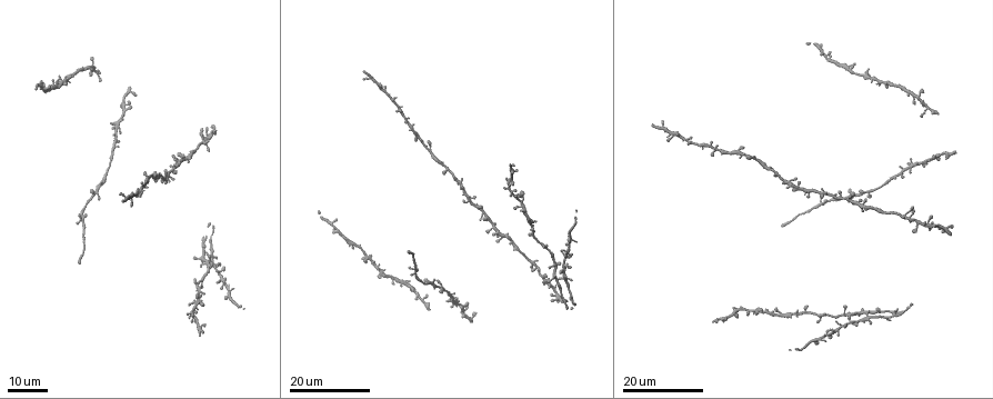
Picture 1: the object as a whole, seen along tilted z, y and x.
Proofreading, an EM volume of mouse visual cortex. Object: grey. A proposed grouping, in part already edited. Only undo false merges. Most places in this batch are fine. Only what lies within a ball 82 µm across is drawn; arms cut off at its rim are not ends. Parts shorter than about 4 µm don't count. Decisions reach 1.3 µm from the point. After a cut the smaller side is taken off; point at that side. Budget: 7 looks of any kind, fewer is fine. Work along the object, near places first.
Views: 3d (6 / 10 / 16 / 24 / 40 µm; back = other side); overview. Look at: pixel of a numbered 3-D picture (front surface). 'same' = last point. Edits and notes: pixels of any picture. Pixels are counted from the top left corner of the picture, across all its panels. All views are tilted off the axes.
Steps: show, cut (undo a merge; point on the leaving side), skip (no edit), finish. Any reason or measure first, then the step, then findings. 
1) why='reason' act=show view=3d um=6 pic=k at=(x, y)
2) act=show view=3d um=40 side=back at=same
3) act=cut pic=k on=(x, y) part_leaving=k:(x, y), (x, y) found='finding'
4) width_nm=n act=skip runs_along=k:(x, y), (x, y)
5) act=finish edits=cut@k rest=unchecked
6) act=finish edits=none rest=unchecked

why='side arm on a straight run' act=show view=3d um=16 pic=1 at=(524, 204)

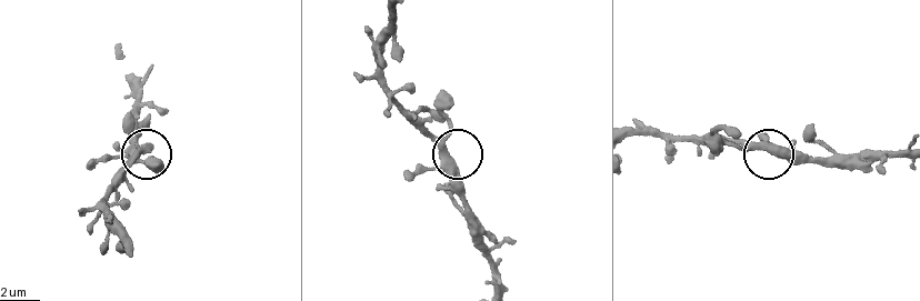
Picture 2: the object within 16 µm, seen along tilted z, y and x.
act=show view=3d um=10 pic=2 at=(767, 146)

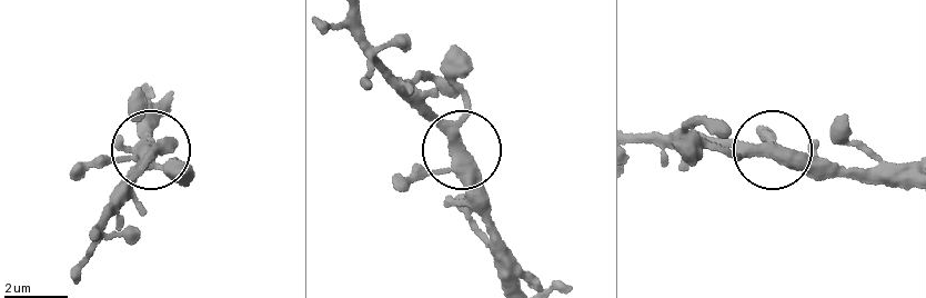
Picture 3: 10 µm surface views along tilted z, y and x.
act=skip found='one neuron here'

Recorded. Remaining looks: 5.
why='a fork' act=show view=3d um=16 pic=1 at=(555, 283)

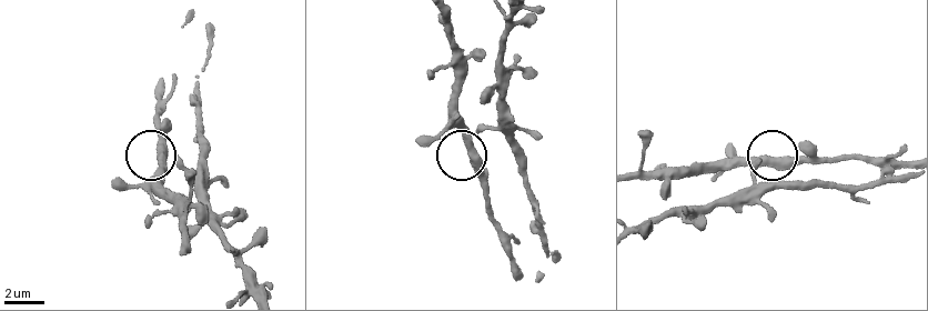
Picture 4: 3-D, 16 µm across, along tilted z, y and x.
act=show view=3d um=6 pic=4 at=(163, 161)

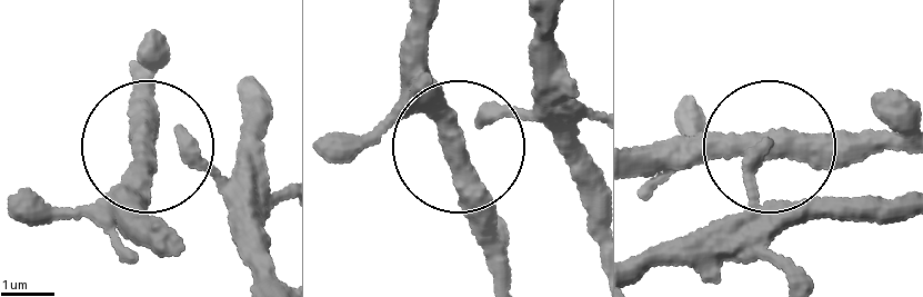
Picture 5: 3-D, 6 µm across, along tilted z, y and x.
width_nm=320 act=skip found='all the same neuron'

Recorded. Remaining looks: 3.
why='thin neck' act=show view=3d um=24 pic=1 at=(83, 221)

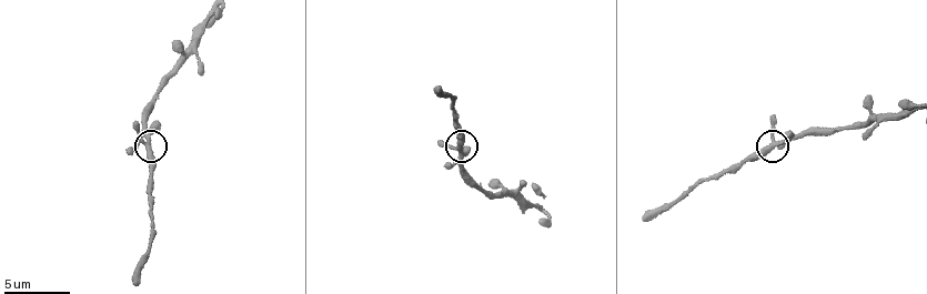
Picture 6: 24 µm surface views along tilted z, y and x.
act=show view=3d um=6 pic=6 at=(782, 141)

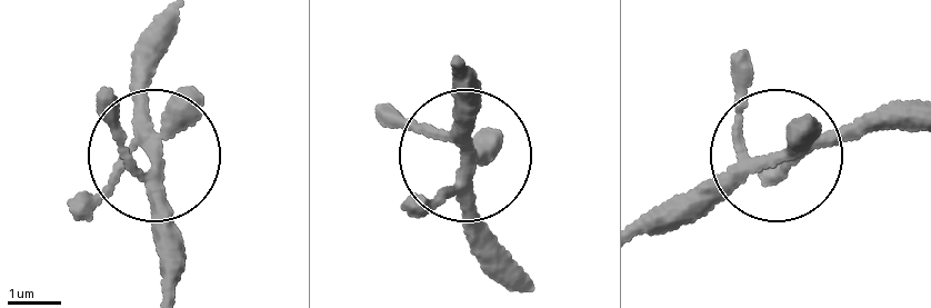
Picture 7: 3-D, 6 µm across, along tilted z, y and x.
act=skip runs_along=7:(513, 260), (467, 185), (463, 127), (479, 92) found='one neuron here'

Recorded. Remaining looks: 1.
act=finish edits=none rest=unchecked

